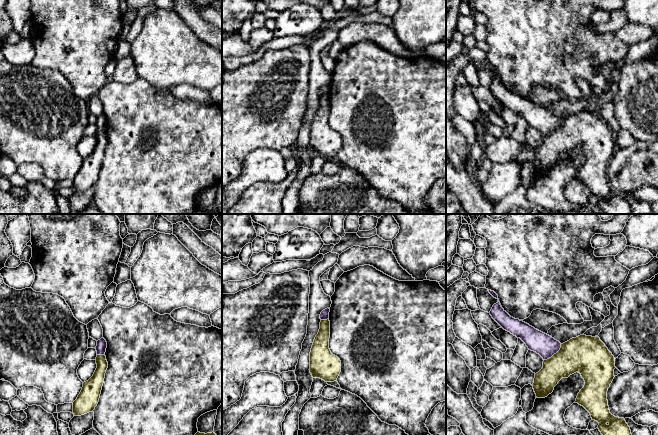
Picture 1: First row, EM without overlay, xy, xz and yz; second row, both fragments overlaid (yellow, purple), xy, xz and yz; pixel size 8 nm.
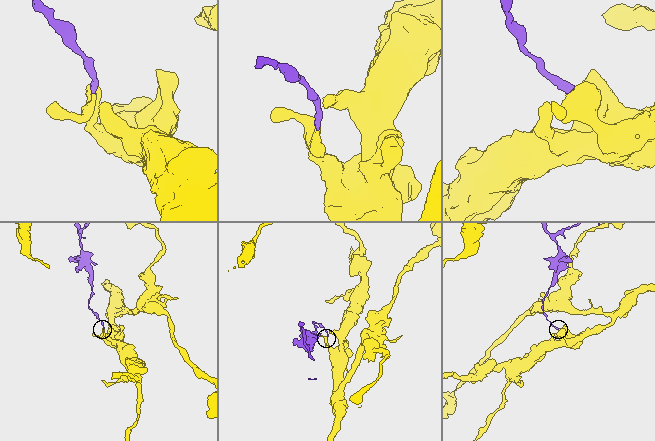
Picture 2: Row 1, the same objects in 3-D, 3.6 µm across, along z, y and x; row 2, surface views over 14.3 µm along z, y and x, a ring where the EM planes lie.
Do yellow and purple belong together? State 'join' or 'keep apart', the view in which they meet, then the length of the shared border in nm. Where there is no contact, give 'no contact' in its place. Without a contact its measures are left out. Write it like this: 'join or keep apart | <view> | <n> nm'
keep apart | yz | 190 nm

